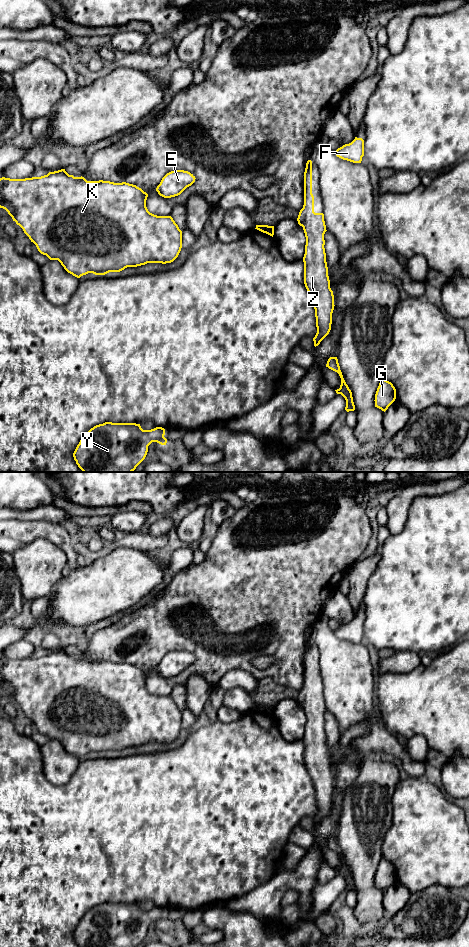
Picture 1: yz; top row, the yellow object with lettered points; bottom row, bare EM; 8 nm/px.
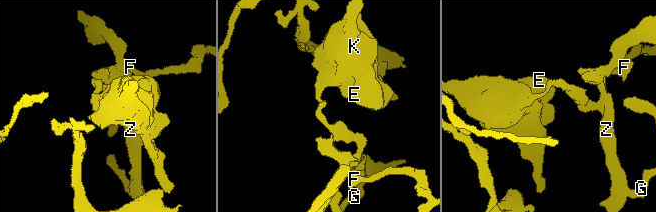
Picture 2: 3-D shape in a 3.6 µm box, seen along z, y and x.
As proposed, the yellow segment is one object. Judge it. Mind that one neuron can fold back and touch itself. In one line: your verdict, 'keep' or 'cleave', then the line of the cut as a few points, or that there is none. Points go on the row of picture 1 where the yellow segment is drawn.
cleave | yz (267, 225), (256, 227)

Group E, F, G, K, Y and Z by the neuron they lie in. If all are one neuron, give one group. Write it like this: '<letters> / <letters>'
E K / F G Y Z

